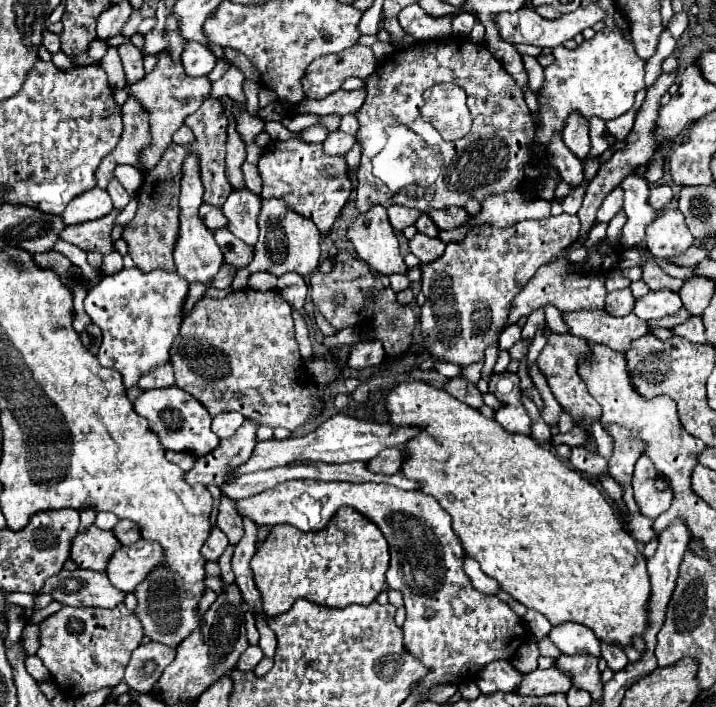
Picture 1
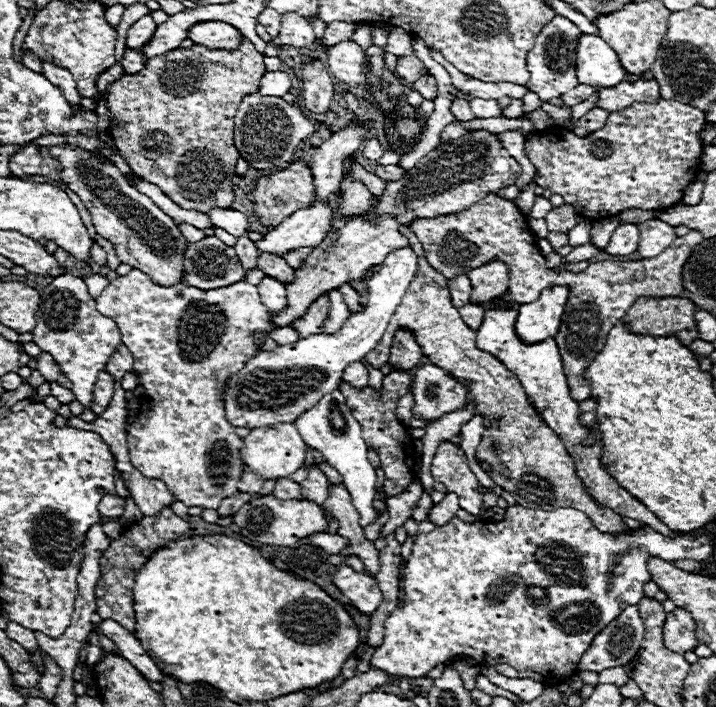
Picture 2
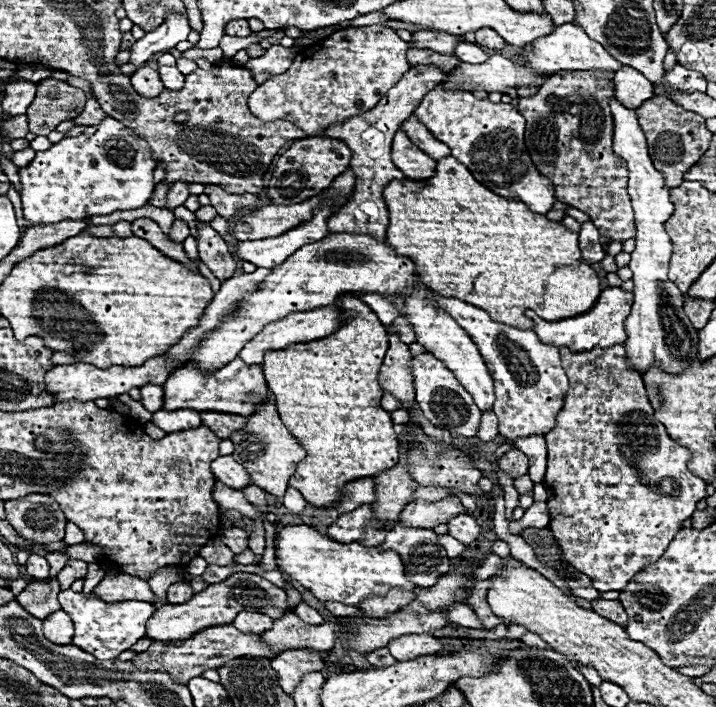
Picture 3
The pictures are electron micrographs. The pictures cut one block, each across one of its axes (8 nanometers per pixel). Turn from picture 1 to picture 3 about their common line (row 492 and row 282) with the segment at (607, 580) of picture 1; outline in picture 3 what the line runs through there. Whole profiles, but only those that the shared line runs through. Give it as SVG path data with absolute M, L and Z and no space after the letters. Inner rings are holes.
M446 156L438 162L438 168L436 168L436 174L430 178L430 180L422 180L420 184L418 182L412 182L412 180L404 180L402 184L398 180L390 182L386 188L384 188L384 200L388 204L388 212L390 212L390 224L388 224L388 234L386 234L386 240L392 244L392 248L396 248L396 252L400 256L408 256L412 258L412 262L418 266L418 276L422 278L424 284L430 286L430 290L438 292L440 296L446 296L446 298L458 298L458 300L464 300L464 302L470 302L482 310L486 310L490 314L492 320L496 322L502 322L502 324L508 324L508 326L514 326L514 328L520 328L520 330L530 330L534 328L534 322L530 318L524 316L526 310L534 310L542 320L550 320L550 322L558 322L558 320L564 320L564 318L570 318L570 316L580 316L584 312L588 312L598 300L598 296L602 294L602 284L600 284L600 278L598 274L592 270L590 264L582 264L582 260L578 260L578 234L576 232L570 232L562 226L562 222L554 222L554 220L548 220L544 214L536 214L532 212L526 204L522 202L516 202L516 200L506 200L494 192L490 192L488 188L484 188L482 184L478 184L474 180L474 176L470 176L468 168L464 164L458 164L458 160L454 160L454 156Z

